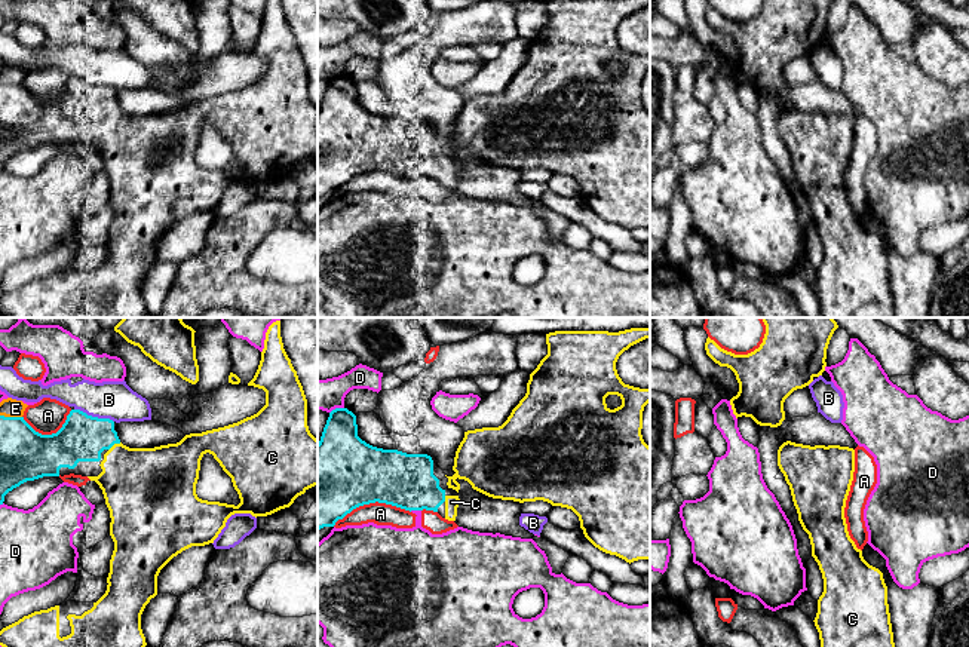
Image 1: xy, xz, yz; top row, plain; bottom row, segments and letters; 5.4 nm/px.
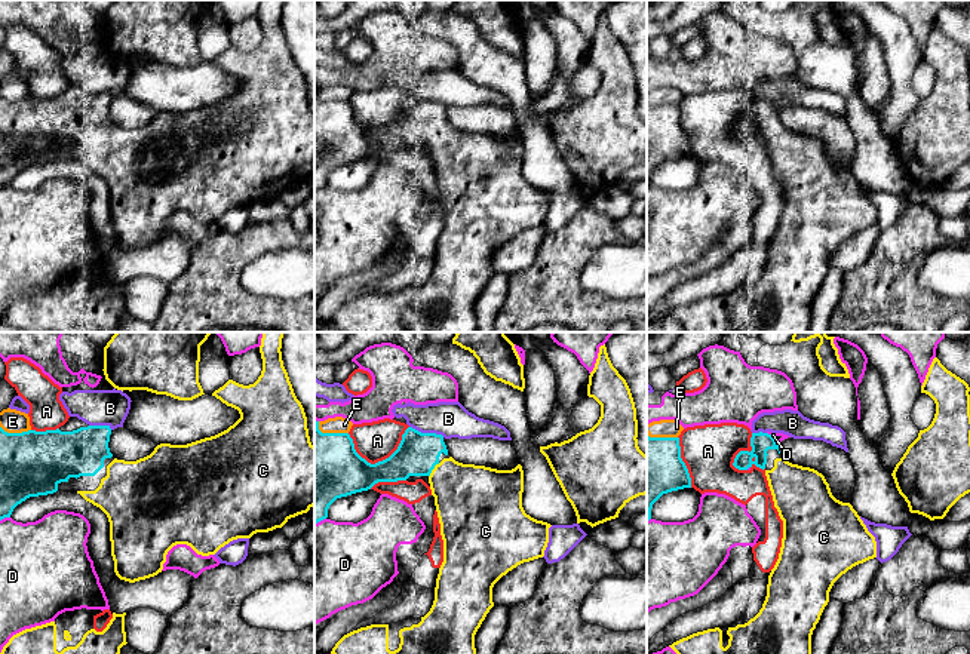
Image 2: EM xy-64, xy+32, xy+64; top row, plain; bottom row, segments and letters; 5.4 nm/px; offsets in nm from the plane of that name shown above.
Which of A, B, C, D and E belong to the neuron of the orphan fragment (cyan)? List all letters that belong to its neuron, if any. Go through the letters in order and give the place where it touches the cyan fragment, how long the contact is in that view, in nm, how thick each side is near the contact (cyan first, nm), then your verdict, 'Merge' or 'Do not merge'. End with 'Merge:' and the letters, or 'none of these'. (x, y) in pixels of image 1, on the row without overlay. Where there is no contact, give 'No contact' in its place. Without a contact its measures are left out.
A: Touches cyan at xz (371, 169). Shared border 440 nm. Thickness 400 nm (cyan) against 120 nm. Do not merge
B: Touches cyan at xy (94, 85). Shared border 220 nm. Thickness 260 nm (cyan) against 200 nm. Do not merge
C: Touches cyan at xy (115, 110). Shared border 80 nm. Thickness 260 nm (cyan) against 380 nm. Merge
D: Touches cyan at xz (414, 177). Shared border 60 nm. Thickness 300 nm (cyan) against 300 nm. Do not merge
E: Touches cyan at xy (11, 85). Shared border 120 nm. Thickness 280 nm (cyan) against 100 nm. Do not merge
Merge: C

